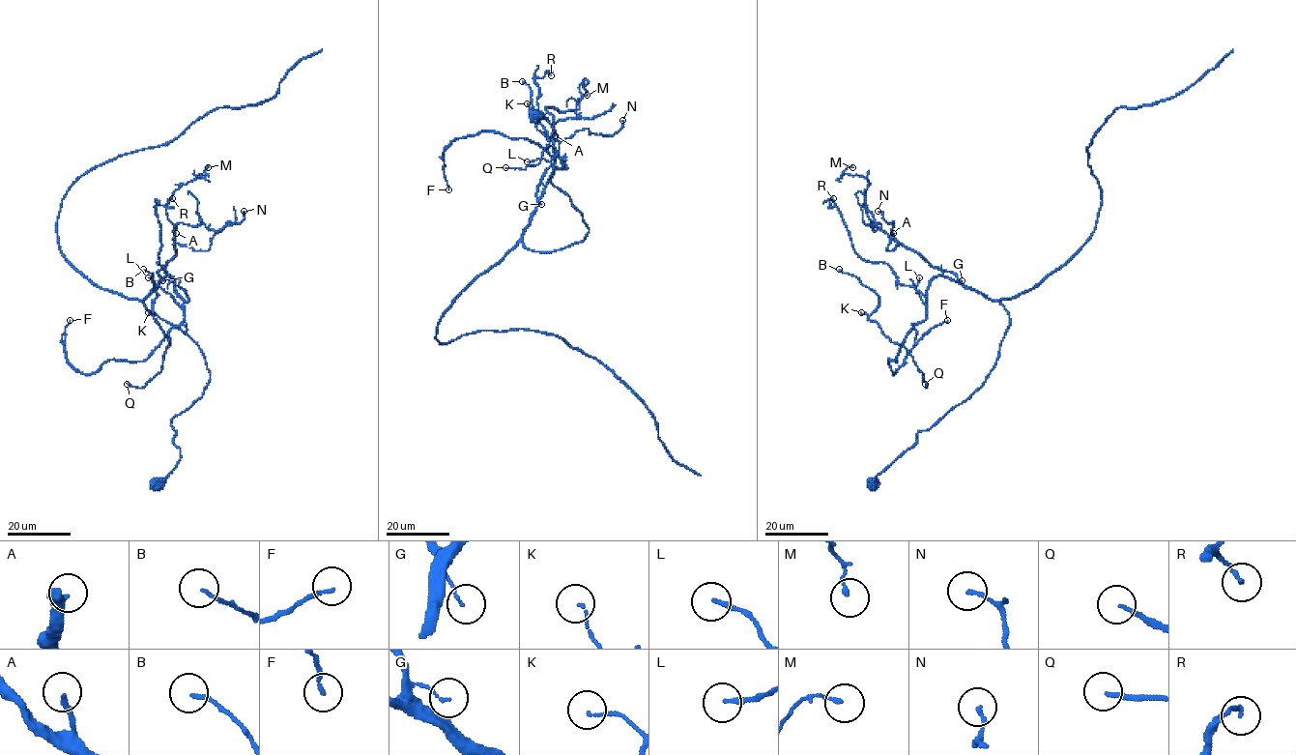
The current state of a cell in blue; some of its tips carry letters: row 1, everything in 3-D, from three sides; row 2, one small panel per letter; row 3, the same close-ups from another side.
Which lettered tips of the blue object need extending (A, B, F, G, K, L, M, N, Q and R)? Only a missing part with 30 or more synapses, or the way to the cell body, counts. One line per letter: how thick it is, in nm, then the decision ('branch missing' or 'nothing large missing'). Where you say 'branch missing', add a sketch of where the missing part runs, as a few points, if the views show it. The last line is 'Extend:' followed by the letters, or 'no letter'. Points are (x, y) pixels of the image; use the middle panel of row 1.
A: 200 nm | nothing large missing
B: 110 nm | nothing large missing
F: 120 nm | nothing large missing
G: 80 nm | nothing large missing
K: 90 nm | nothing large missing
L: 180 nm | nothing large missing
M: 130 nm | nothing large missing
N: 140 nm | nothing large missing
Q: 140 nm | nothing large missing
R: 140 nm | nothing large missing
Extend: no letter

